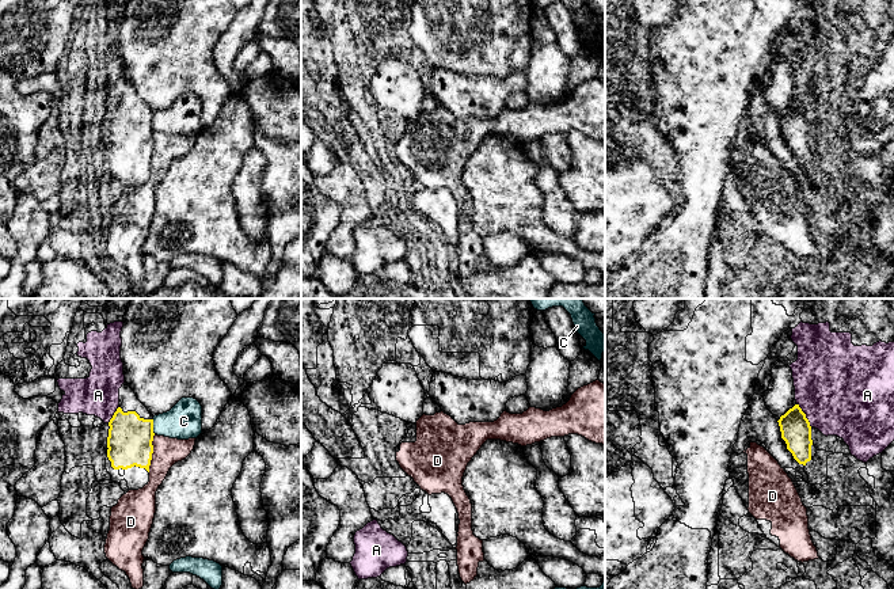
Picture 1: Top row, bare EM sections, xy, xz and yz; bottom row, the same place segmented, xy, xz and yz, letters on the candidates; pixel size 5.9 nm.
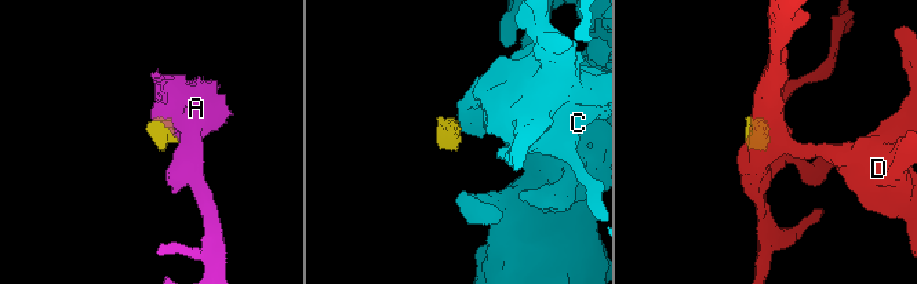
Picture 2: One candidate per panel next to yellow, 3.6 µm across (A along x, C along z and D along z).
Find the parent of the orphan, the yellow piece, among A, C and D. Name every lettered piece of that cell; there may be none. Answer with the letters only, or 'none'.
none

